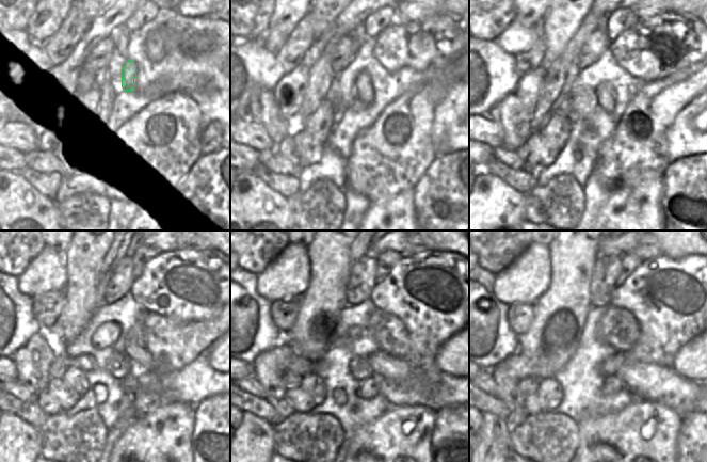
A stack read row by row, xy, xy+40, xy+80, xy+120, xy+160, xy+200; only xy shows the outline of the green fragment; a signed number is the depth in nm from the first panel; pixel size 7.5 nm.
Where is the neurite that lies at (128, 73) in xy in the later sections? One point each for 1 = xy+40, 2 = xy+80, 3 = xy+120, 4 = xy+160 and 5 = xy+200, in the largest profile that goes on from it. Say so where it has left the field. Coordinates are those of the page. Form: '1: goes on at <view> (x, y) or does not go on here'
1: goes on at xy+40 (364, 89)
2: goes on at xy+80 (605, 92)
3: goes on at xy+120 (141, 359)
4: goes on at xy+160 (386, 367)
5: goes on at xy+200 (661, 384)

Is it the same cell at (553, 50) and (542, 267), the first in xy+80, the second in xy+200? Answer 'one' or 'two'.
two

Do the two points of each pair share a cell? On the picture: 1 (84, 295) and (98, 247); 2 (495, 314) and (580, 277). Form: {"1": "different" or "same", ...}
{"1": "same", "2": "different"}

